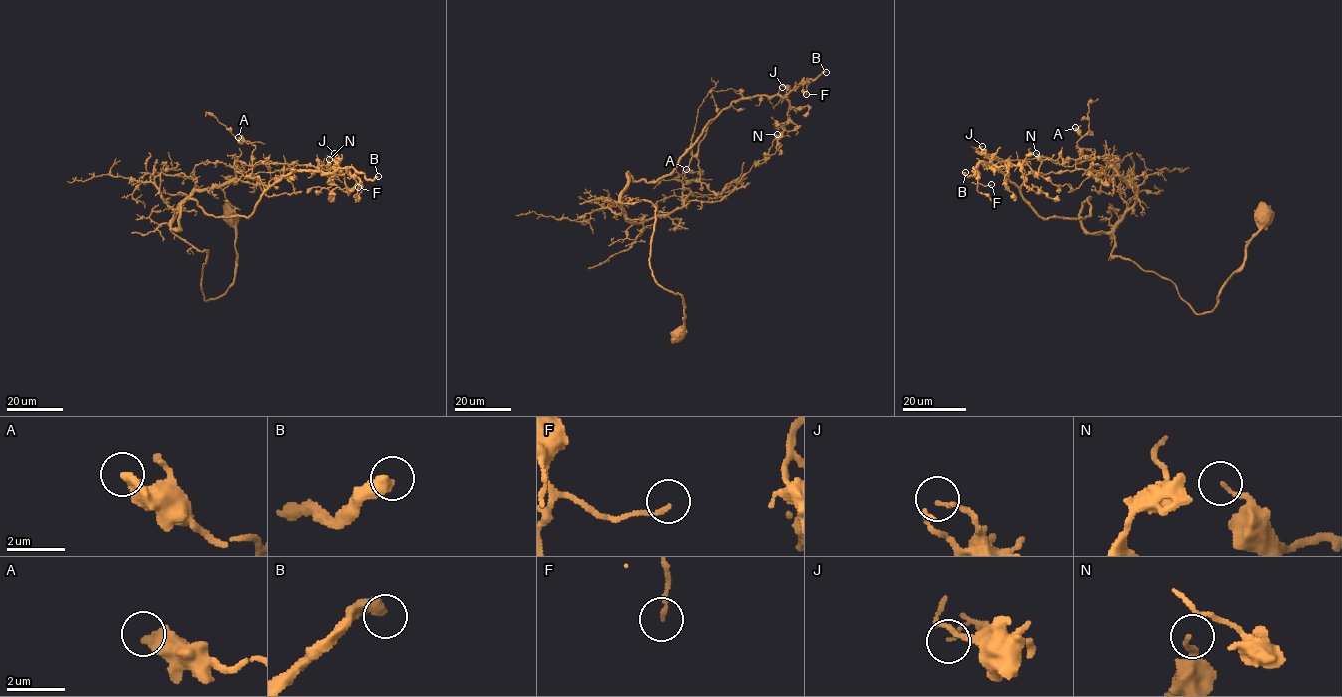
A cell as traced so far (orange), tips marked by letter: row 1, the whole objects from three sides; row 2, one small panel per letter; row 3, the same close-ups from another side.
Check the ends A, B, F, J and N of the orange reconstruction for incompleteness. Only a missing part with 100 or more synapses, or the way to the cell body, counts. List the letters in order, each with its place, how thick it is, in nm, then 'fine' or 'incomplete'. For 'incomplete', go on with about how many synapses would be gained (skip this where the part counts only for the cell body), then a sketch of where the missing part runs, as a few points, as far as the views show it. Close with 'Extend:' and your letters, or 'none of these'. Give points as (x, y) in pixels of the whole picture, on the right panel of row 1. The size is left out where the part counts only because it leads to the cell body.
A: at (1075, 127); 460 nm thick; fine
B: at (965, 172); 480 nm thick; incomplete; about 300 synapses; missing branch runs (965, 172), (964, 160), (1009, 156), (1040, 136), (1055, 141), (1072, 163), (1091, 159), (1085, 149)
F: at (991, 184); 120 nm thick; fine
J: at (982, 146); 100 nm thick; fine
N: at (1036, 153); 130 nm thick; fine
Extend: B

